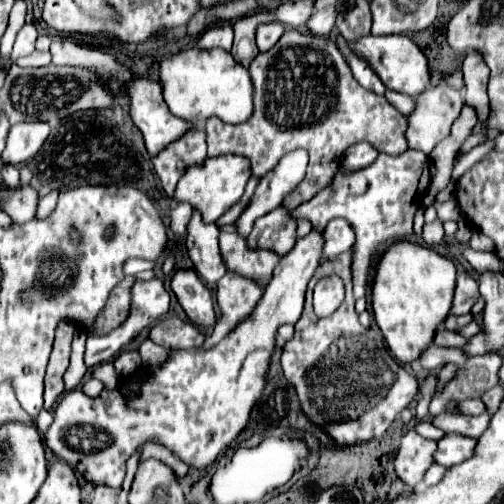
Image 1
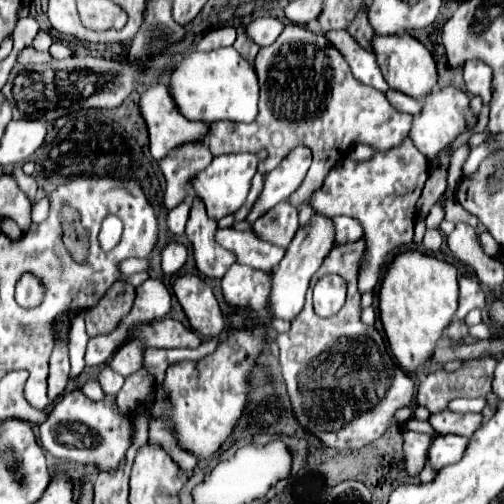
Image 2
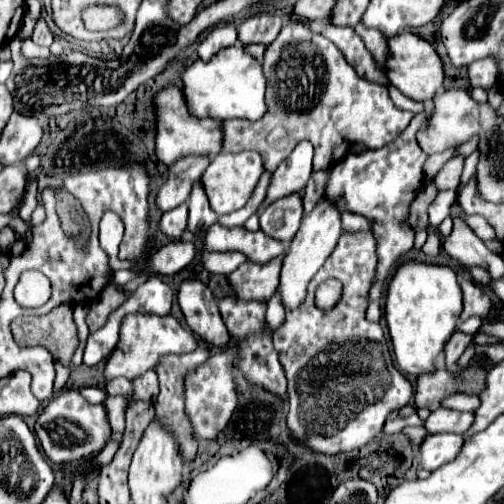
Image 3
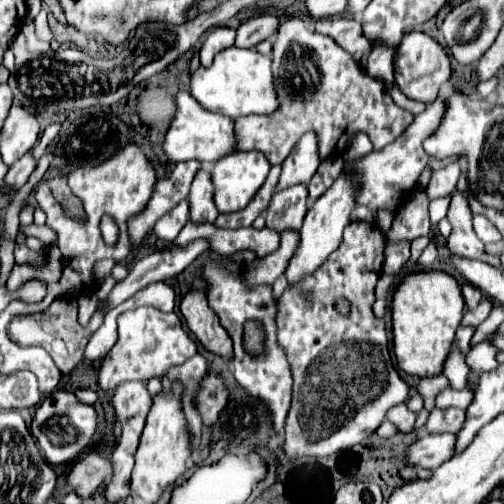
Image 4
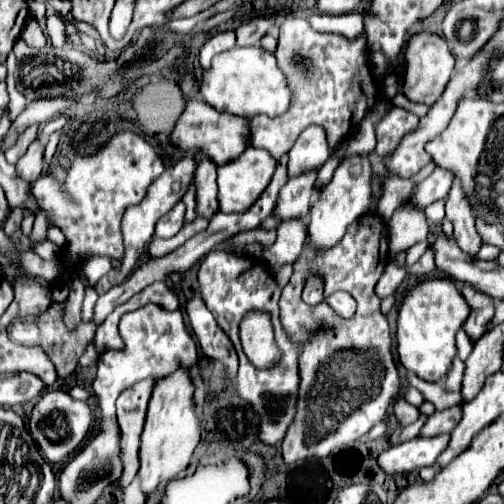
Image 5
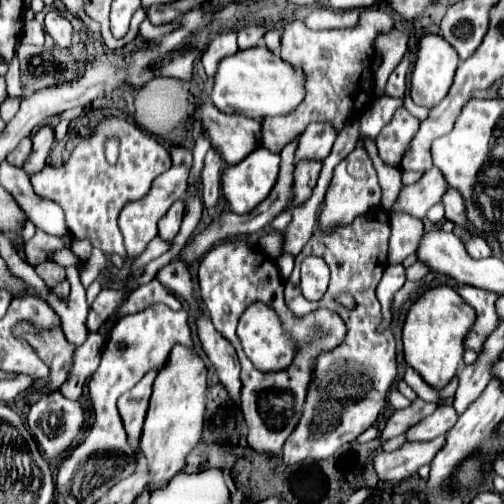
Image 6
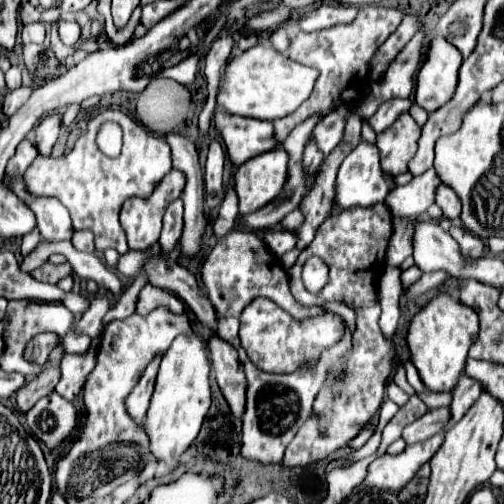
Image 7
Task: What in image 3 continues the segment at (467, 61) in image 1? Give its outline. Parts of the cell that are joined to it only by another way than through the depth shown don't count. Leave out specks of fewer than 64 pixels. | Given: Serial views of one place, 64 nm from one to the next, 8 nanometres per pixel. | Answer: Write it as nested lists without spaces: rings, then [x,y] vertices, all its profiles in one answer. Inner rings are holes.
[[[492,58],[492,66],[486,64],[488,60],[478,60],[478,62],[472,62],[468,66],[468,78],[470,78],[470,84],[476,88],[476,86],[482,86],[486,90],[490,90],[496,82],[498,82],[498,64],[496,60]]]

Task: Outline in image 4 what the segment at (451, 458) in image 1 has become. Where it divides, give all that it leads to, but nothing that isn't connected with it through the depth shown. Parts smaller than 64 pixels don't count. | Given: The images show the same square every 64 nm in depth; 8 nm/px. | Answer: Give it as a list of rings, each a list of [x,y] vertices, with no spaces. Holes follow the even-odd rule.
[[[426,434],[418,438],[406,450],[406,464],[408,466],[422,466],[422,468],[438,468],[444,460],[452,458],[452,444],[454,434]]]

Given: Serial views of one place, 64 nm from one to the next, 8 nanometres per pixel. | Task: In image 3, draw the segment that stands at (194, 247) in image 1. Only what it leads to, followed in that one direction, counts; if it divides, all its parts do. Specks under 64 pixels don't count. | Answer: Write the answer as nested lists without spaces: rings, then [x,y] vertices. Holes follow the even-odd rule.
[[[196,180],[192,186],[188,206],[190,206],[190,218],[188,218],[188,230],[192,232],[204,232],[204,228],[216,224],[216,212],[212,212],[208,196],[204,192],[202,180]],[[204,250],[204,256],[202,256],[202,264],[208,272],[214,272],[214,274],[232,274],[240,264],[244,264],[247,261],[246,256],[238,252],[208,252]]]

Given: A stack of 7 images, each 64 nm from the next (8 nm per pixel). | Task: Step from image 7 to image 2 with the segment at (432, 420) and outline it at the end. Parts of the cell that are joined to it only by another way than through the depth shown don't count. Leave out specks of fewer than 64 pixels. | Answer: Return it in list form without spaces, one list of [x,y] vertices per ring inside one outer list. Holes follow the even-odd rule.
[[[446,408],[430,414],[428,422],[438,434],[460,434],[470,438],[480,428],[480,414],[458,414]]]

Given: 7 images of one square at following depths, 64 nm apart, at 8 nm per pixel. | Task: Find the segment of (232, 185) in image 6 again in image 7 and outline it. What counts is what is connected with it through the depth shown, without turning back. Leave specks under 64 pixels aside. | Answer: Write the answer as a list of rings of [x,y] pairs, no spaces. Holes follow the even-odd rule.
[[[276,148],[238,166],[236,194],[240,198],[240,214],[264,208],[284,190],[288,180],[288,160],[284,148]]]

